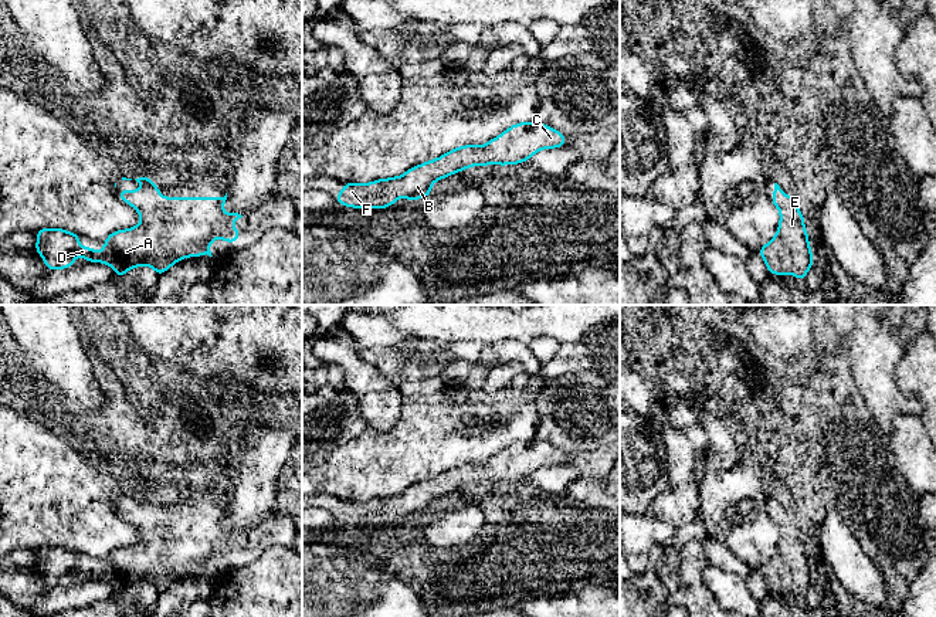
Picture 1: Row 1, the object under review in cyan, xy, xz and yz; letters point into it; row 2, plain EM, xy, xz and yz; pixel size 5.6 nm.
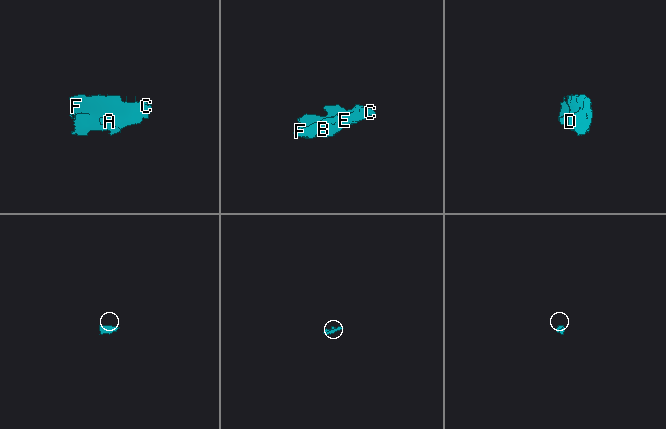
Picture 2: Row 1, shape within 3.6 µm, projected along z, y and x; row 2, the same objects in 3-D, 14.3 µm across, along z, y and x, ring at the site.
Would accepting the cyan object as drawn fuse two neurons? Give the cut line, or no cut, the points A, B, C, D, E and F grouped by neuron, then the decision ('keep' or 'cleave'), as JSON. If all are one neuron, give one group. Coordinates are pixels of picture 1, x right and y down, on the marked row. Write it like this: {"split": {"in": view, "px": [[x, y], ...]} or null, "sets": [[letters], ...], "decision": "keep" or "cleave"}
{"split": null, "sets": [["A", "B", "C", "D", "E", "F"]], "decision": "keep"}

